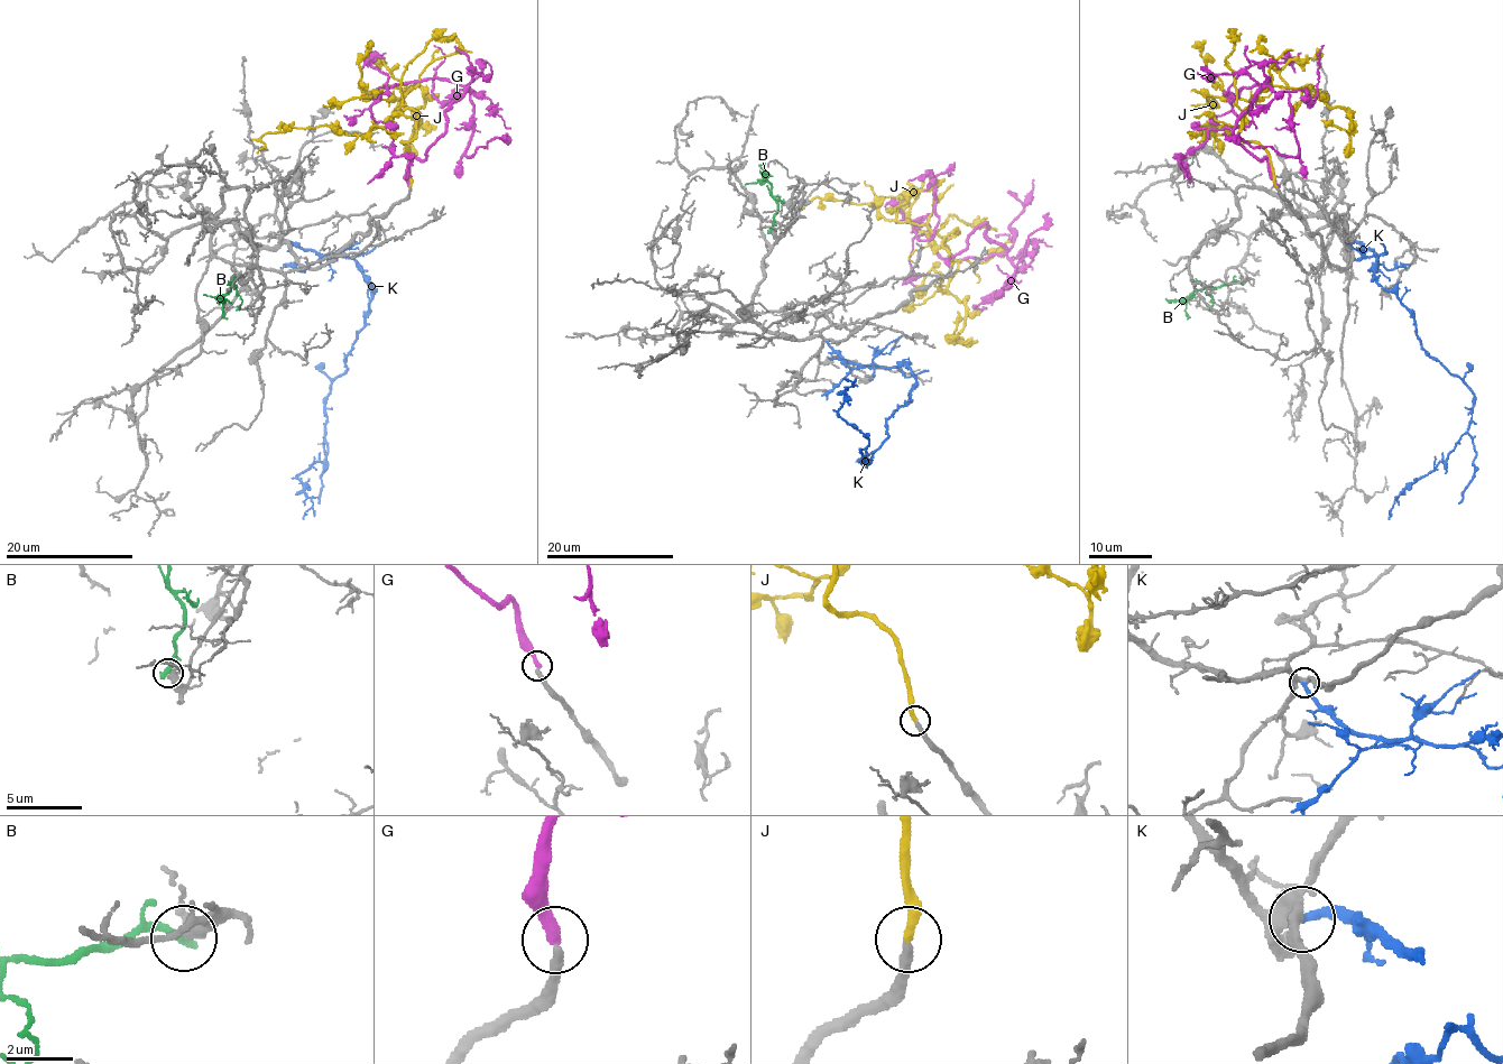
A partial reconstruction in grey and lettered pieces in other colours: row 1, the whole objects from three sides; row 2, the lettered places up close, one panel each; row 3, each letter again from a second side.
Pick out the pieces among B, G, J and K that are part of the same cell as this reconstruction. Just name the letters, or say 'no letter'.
J

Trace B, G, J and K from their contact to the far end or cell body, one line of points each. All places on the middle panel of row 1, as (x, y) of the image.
B: (771, 230), (776, 200), (764, 176), (768, 176)
G: (950, 267), (984, 224), (1004, 248), (940, 256), (912, 229), (931, 237), (939, 219), (934, 176), (909, 179)
J: (951, 266), (942, 244), (957, 229), (940, 237), (888, 221), (866, 203), (813, 197), (798, 211)
K: (828, 340), (851, 362), (904, 364), (915, 378), (869, 463), (869, 441), (839, 415), (853, 384), (844, 378)

